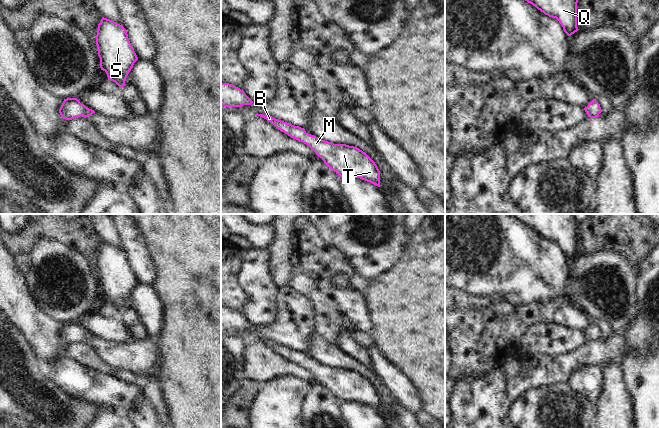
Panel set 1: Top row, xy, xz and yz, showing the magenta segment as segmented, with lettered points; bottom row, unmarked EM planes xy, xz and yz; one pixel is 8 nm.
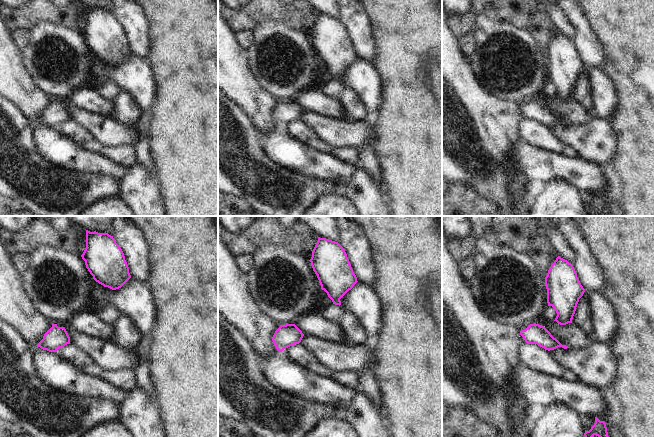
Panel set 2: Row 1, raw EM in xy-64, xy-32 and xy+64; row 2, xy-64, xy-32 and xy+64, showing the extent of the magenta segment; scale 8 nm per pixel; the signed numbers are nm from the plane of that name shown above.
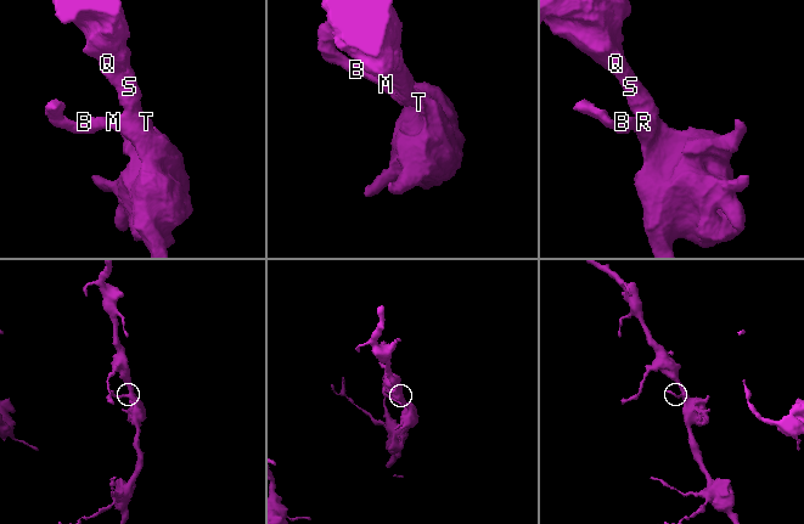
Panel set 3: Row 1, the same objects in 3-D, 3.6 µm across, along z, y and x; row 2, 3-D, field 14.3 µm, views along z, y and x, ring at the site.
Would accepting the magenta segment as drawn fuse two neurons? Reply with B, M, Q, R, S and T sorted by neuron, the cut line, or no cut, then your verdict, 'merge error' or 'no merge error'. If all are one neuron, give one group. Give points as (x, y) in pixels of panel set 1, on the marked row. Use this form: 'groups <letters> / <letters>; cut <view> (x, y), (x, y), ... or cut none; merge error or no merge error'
groups B M Q R S T; cut none; no merge error

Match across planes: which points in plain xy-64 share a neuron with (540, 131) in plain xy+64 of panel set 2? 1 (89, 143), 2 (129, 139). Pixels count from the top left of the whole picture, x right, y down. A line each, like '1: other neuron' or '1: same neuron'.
1: same neuron
2: other neuron

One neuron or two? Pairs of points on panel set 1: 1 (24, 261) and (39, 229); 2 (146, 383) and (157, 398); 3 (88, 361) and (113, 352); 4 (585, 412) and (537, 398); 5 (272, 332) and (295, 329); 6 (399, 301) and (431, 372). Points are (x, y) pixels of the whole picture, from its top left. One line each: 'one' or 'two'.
1: two
2: one
3: two
4: one
5: one
6: one

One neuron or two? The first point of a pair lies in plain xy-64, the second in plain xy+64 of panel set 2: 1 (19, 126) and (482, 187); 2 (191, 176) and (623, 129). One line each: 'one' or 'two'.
1: one
2: one

